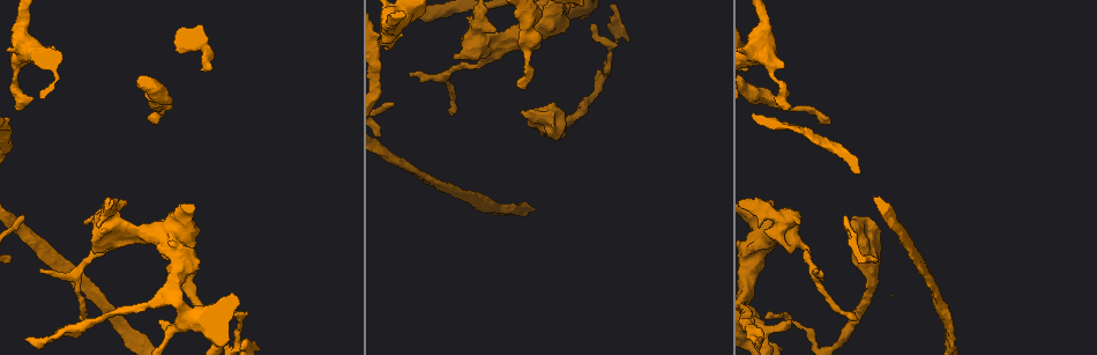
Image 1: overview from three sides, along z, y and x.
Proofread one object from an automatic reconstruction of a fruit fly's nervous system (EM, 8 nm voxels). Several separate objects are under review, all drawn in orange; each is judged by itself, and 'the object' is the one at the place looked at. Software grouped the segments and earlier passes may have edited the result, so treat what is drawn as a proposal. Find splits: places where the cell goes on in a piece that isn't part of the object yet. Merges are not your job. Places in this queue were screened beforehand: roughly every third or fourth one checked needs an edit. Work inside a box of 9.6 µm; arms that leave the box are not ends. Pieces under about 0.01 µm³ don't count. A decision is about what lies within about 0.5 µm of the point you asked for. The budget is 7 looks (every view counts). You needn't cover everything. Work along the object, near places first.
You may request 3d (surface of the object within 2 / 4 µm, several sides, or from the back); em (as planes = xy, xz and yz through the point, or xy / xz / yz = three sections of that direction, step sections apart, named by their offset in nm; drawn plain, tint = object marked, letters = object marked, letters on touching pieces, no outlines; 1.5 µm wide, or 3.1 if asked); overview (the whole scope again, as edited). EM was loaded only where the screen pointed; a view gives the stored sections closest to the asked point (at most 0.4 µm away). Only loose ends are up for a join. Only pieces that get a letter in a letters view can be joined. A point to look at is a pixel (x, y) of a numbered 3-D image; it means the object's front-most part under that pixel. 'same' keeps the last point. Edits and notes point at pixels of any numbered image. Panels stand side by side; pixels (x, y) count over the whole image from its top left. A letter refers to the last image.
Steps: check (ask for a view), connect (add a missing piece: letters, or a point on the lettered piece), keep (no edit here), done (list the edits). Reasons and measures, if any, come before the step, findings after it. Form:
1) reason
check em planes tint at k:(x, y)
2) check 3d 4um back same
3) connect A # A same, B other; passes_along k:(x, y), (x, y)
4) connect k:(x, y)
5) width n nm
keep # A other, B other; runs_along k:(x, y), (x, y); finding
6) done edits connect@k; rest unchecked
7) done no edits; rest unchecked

an open end
check 3d 4um at 1:(409, 73)

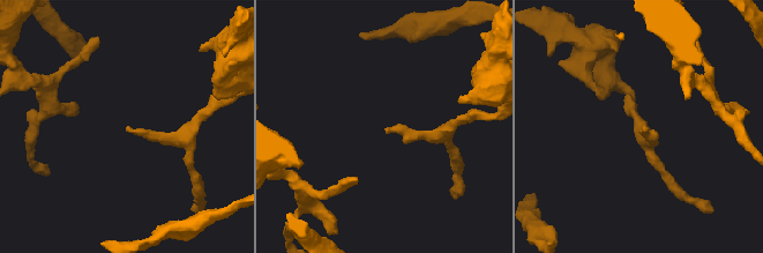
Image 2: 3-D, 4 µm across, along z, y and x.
shape alone is not enough
check em planes letters at 2:(643, 126)

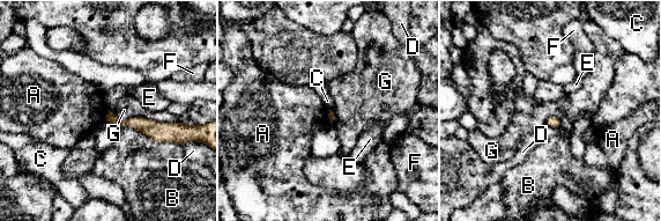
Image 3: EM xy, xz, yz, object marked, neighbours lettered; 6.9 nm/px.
keep # A other, B other, C other, D other, E other, F other, G other; runs_along 3:(108, 115), (119, 123), (172, 131); no lettered piece goes on from it

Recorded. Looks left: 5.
branch stops here
check em planes letters at 1:(79, 318)

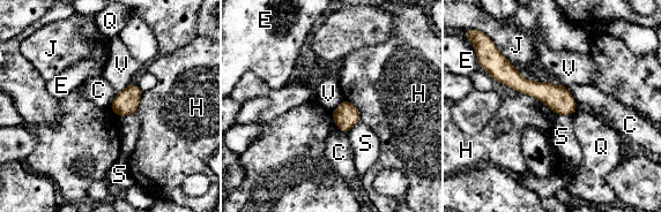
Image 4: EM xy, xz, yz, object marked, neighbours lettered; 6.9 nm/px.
longest_contact H 340 nm
keep # C other, E other, H other, J other, Q other, S other, V other; none of them fits

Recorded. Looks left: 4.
check 3d 4um at 1:(759, 336)

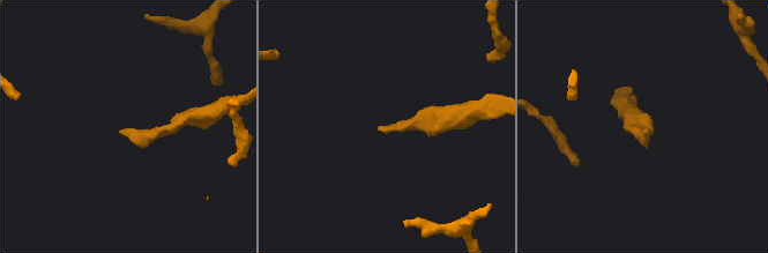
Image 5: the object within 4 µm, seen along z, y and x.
shape alone is not enough
check em planes letters at 5:(645, 131)

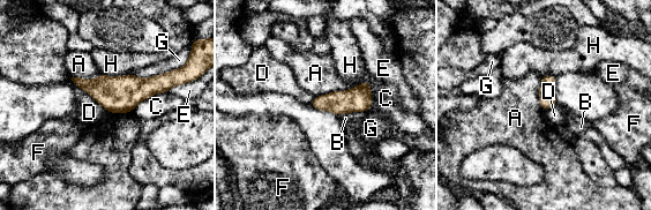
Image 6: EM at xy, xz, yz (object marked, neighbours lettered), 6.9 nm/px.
longest_contact D 380 nm
keep # A other, B other, C other, D other, E other, F other, G other, H other; runs_along 6:(173, 73), (146, 88), (76, 80); no lettered piece goes on from it

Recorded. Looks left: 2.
done no edits; rest unchecked

